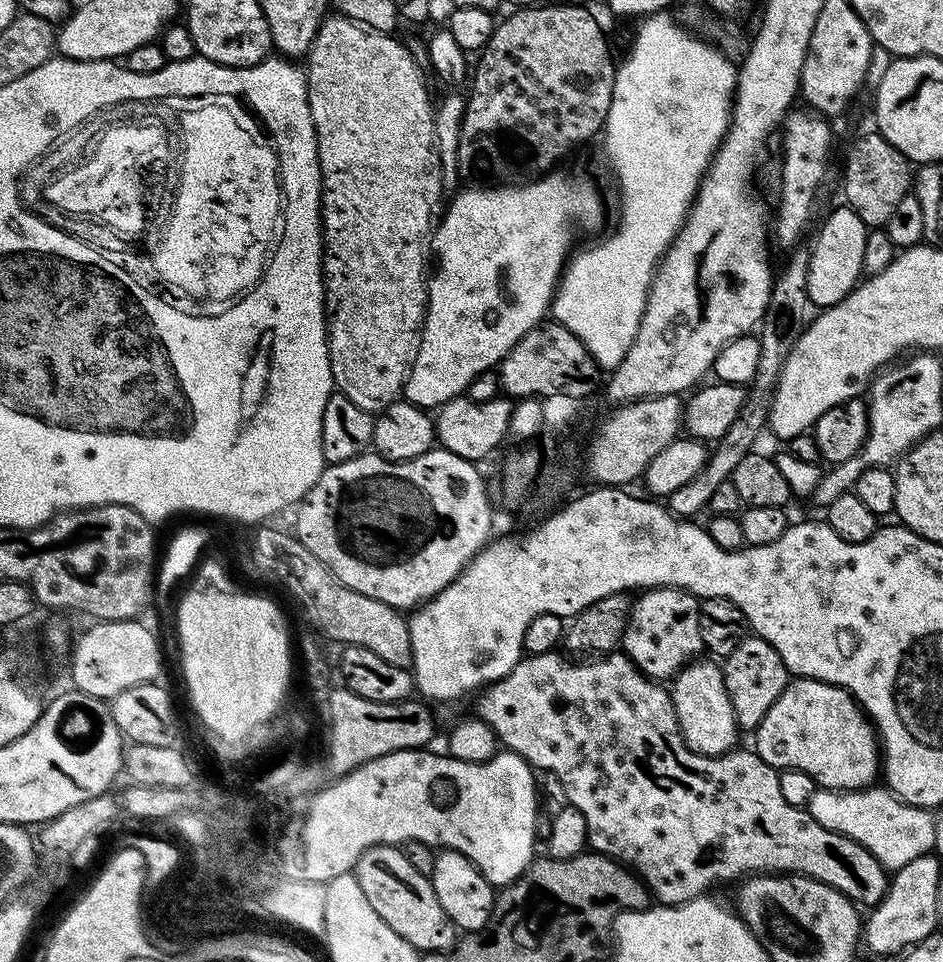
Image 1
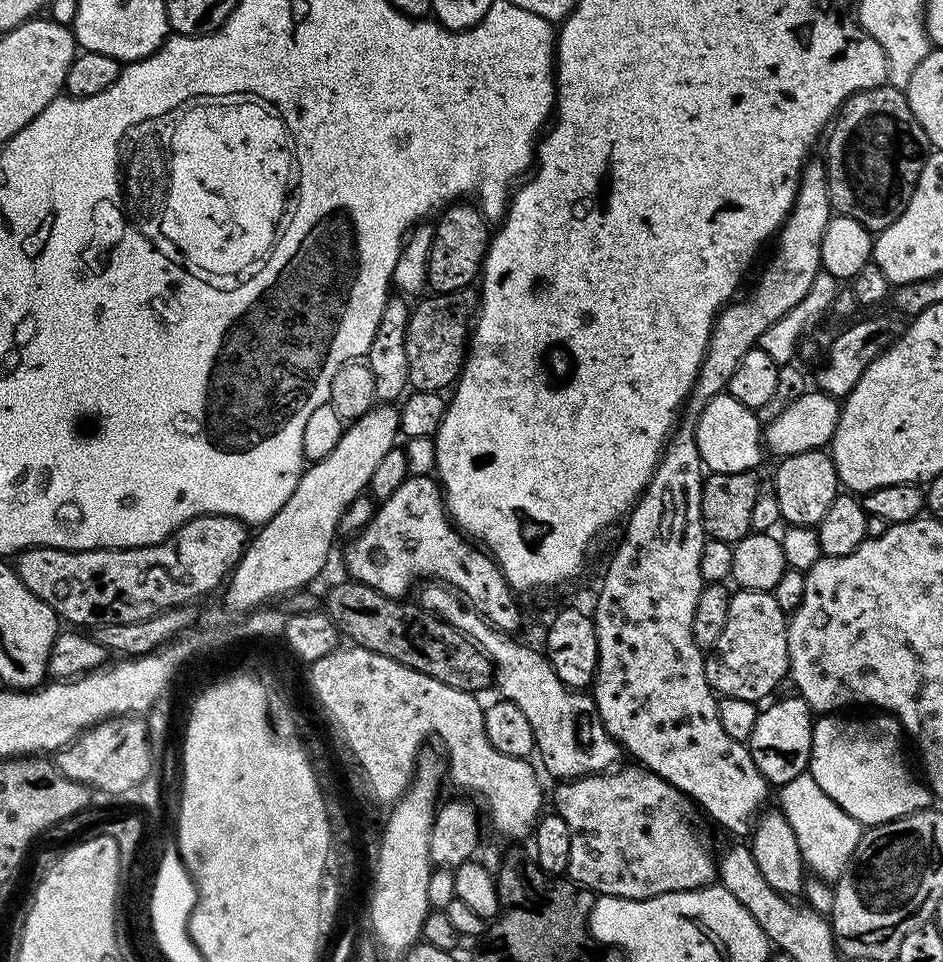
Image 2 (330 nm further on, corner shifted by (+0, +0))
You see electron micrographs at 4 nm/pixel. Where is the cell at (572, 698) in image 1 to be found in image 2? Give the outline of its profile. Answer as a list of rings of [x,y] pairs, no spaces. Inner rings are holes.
[[[643,766],[620,768],[591,776],[557,783],[556,793],[550,796],[555,815],[570,826],[570,862],[567,879],[594,894],[618,900],[649,900],[671,892],[689,892],[709,887],[717,879],[718,864],[708,848],[696,837],[688,821],[688,804],[684,793],[666,783]]]

